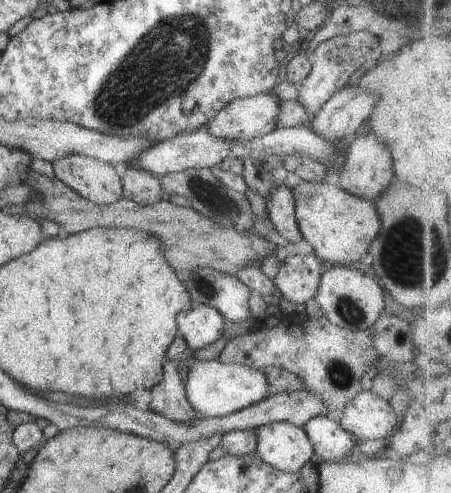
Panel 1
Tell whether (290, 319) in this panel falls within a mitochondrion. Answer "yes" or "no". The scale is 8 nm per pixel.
no

